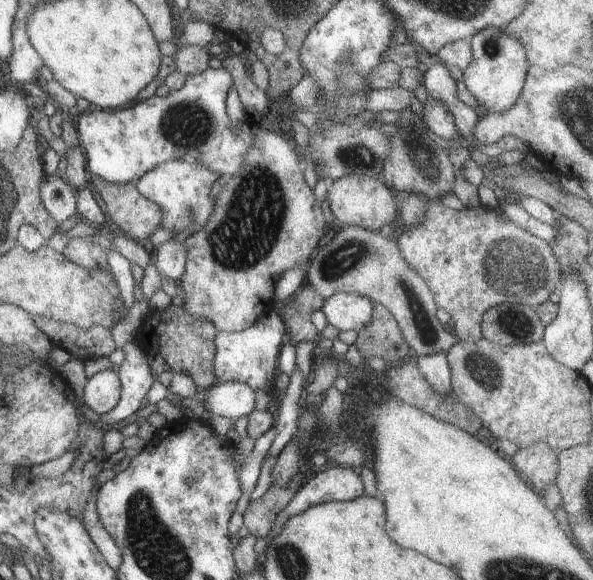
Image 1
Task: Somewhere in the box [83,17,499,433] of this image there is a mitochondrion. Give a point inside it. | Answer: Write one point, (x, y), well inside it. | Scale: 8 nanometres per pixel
(246, 235)

